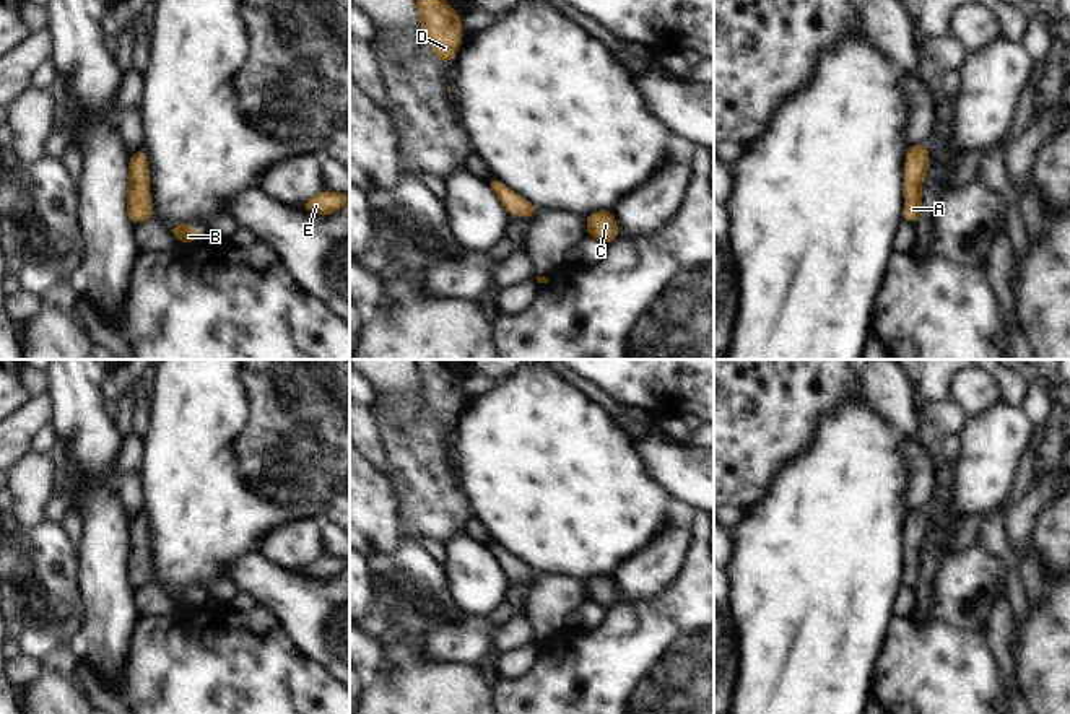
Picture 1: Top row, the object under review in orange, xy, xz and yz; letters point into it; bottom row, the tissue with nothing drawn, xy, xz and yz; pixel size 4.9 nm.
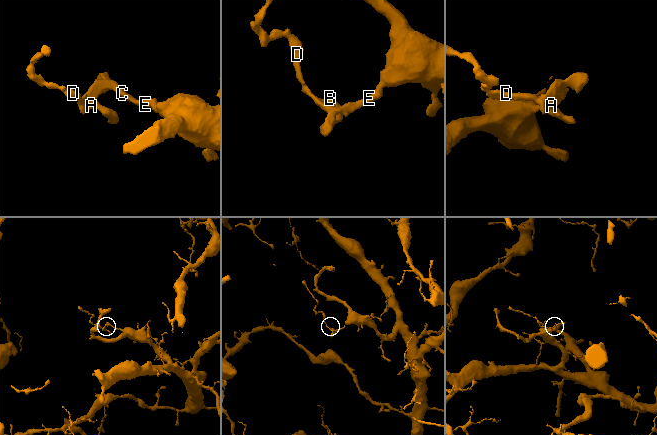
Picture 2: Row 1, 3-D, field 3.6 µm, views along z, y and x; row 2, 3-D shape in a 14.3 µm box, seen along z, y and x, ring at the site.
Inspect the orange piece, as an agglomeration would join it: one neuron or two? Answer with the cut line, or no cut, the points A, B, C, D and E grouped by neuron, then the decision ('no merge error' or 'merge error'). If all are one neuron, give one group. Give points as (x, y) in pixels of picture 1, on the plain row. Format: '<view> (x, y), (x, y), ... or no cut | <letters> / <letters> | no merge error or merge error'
no cut | A B C D E | no merge error

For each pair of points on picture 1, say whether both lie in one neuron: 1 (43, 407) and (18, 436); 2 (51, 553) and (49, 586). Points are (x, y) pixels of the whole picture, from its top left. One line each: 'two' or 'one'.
1: one
2: one

